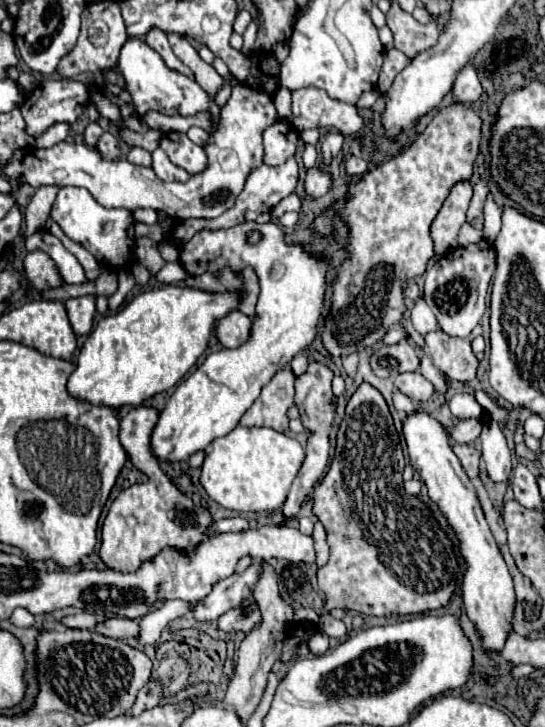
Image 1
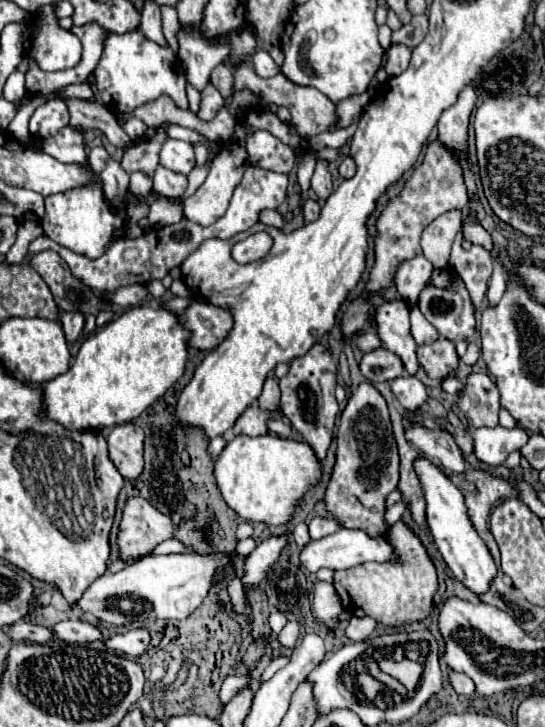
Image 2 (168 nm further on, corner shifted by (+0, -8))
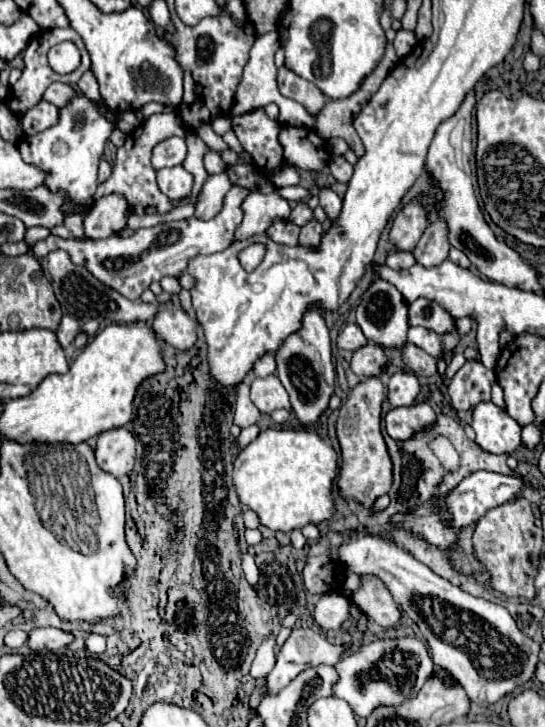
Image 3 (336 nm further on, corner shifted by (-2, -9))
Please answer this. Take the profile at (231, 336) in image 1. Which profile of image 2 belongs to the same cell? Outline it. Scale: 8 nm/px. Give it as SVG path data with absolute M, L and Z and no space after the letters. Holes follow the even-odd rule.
M191 301L191 305L177 315L179 323L191 333L189 347L195 349L215 349L231 331L231 315L215 305Z

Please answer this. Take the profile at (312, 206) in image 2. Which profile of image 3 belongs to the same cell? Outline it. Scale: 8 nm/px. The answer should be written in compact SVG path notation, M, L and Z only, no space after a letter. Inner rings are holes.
M313 218L313 220L309 220L309 222L301 228L299 244L303 244L303 246L311 246L311 248L313 248L313 246L319 244L321 234L323 234L323 228L321 228L321 224Z

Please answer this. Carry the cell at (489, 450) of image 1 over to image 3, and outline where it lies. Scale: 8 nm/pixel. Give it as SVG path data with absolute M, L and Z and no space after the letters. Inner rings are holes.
M481 402L473 408L475 442L493 454L511 454L521 448L521 426L497 408L493 402Z

